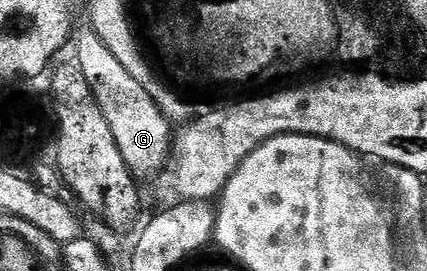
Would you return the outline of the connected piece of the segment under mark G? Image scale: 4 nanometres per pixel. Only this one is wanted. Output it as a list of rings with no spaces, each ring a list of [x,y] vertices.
[[[86,29],[77,39],[78,35],[74,40],[74,62],[85,73],[85,81],[89,81],[89,89],[93,89],[93,97],[97,105],[101,105],[101,113],[105,113],[105,121],[109,121],[109,129],[113,129],[113,137],[117,141],[117,149],[121,149],[121,157],[132,169],[162,168],[168,162],[171,152],[172,124],[158,111],[149,93],[125,71],[124,66],[117,61],[95,31]]]

